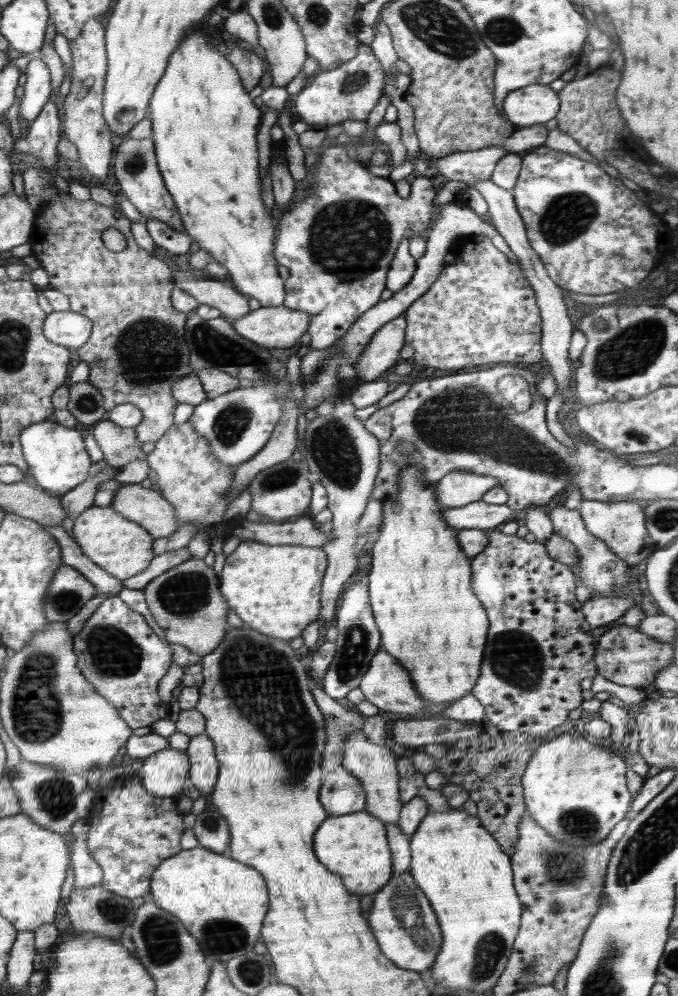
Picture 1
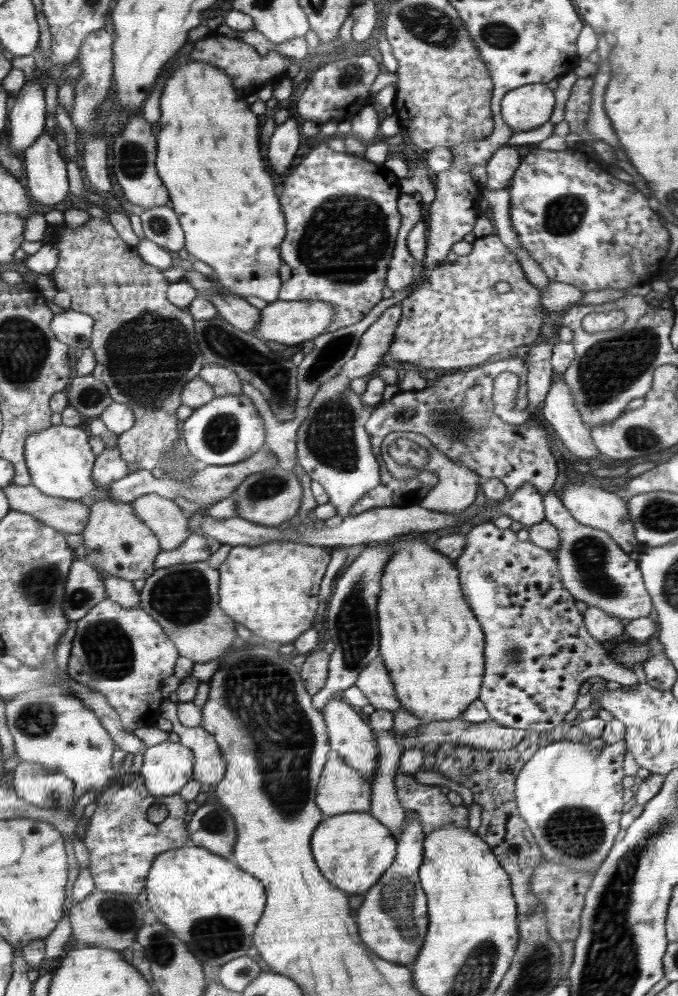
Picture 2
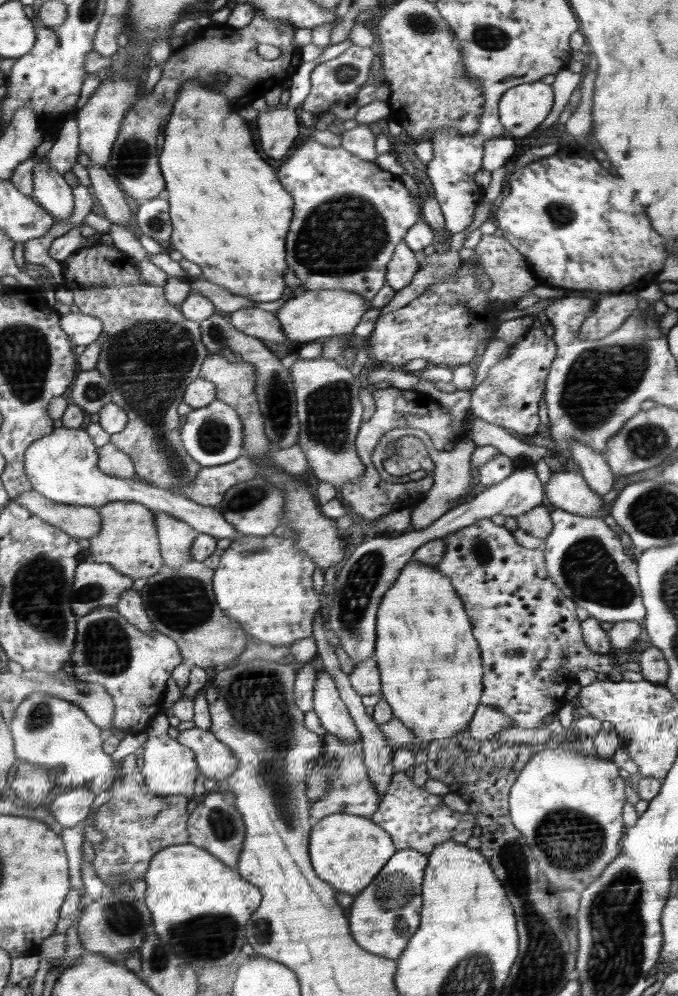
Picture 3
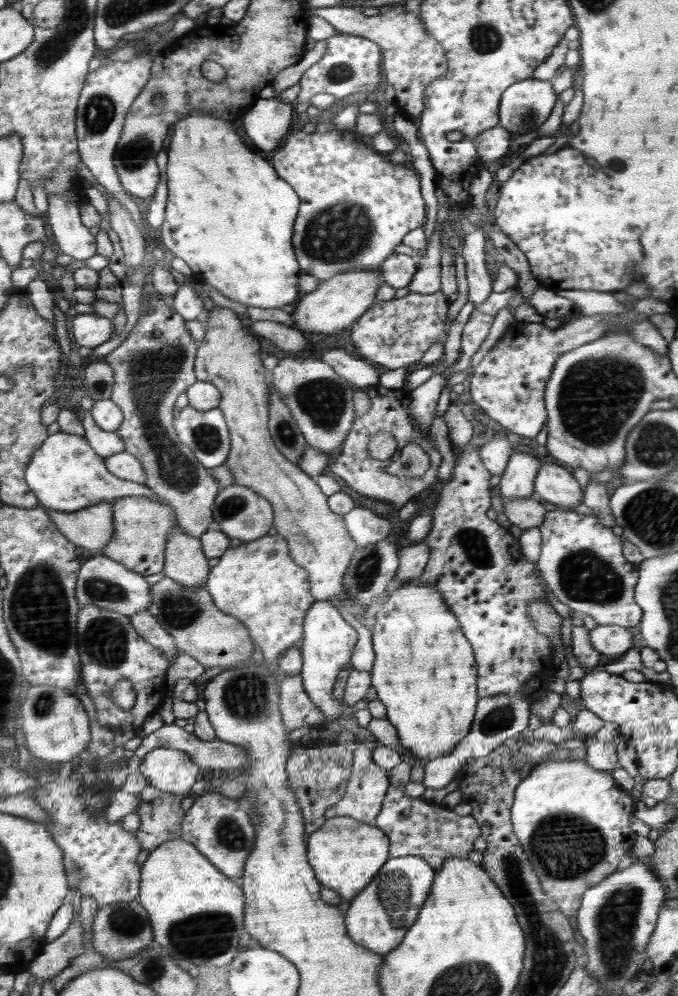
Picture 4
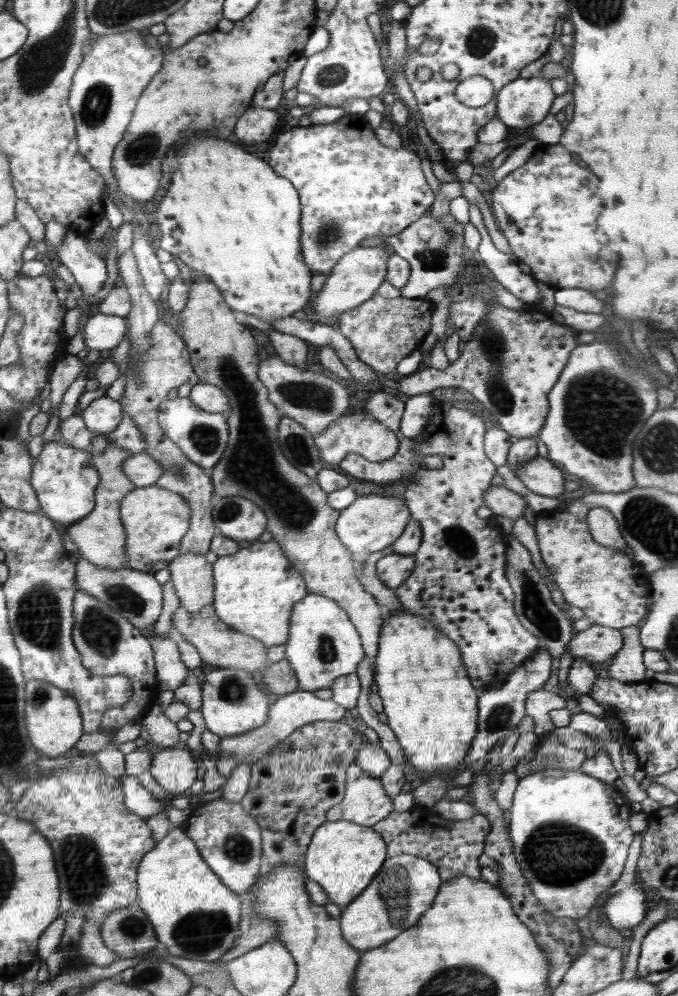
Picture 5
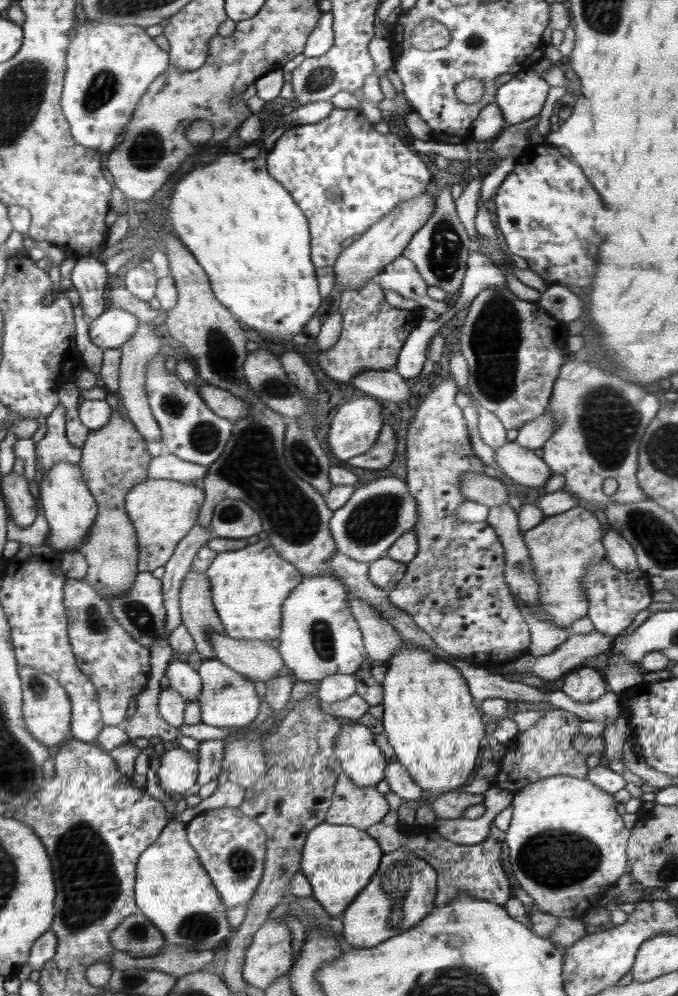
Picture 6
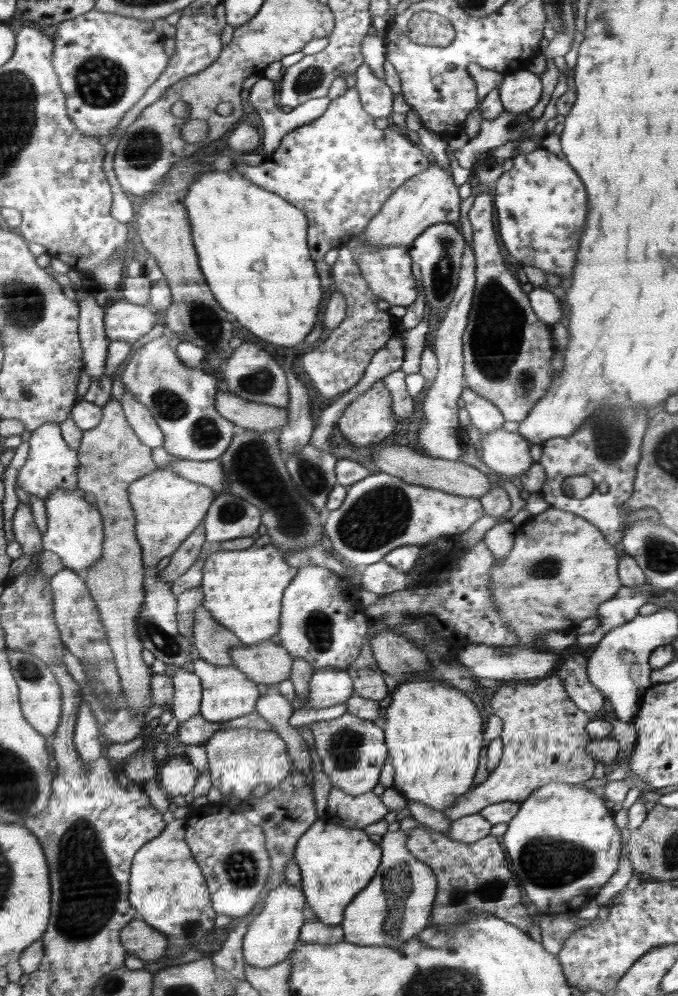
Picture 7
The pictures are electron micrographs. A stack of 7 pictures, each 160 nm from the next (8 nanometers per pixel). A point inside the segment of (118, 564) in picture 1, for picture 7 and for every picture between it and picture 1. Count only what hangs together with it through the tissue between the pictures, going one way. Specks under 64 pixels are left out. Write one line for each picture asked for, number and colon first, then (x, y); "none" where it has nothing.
2: (121, 544)
3: (129, 540)
4: (143, 527)
5: (155, 519)
6: (163, 511)
7: (168, 507)

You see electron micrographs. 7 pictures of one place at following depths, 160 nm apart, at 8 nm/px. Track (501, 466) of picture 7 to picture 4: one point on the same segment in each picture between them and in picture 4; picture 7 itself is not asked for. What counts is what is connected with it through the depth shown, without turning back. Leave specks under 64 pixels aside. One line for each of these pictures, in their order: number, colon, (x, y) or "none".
4: (556, 486)
5: (542, 476)
6: (523, 466)

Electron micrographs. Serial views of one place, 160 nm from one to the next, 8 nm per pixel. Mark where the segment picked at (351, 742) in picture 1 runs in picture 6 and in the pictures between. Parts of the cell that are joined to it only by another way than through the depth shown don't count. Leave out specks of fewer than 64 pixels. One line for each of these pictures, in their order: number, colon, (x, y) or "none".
2: (352, 738)
3: (334, 715)
4: (328, 641)
5: (323, 644)
6: (321, 637)

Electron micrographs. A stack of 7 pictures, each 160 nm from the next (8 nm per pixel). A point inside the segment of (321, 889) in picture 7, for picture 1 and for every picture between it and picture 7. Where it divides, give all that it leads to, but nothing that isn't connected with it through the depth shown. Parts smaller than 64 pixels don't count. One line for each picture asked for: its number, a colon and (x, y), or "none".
1: (355, 846)
2: (353, 849)
3: (349, 850)
4: (345, 853)
5: (343, 857)
6: (338, 860)

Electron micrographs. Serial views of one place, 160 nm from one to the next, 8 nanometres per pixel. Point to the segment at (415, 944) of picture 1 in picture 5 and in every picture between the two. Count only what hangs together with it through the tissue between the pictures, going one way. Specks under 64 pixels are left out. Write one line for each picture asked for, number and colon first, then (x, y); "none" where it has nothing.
2: (393, 917)
3: (393, 907)
4: (380, 919)
5: (401, 894)

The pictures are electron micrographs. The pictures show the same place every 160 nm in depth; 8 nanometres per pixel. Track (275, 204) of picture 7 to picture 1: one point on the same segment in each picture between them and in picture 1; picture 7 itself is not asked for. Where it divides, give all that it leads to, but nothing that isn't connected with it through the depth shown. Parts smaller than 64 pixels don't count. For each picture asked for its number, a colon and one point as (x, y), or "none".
1: (204, 124)
2: (209, 159)
3: (230, 215)
4: (228, 216)
5: (226, 214)
6: (253, 239)

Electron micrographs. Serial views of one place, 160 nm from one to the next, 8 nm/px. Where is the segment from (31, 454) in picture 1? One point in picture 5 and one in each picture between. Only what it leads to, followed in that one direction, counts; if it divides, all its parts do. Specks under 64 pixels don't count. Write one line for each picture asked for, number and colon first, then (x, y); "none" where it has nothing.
2: (61, 462)
3: (64, 467)
4: (68, 475)
5: (66, 477)

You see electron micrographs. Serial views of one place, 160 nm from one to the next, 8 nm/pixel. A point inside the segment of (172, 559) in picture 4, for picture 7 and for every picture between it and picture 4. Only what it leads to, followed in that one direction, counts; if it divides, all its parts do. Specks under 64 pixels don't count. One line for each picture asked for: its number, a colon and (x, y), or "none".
5: (193, 577)
6: (199, 616)
7: (214, 642)

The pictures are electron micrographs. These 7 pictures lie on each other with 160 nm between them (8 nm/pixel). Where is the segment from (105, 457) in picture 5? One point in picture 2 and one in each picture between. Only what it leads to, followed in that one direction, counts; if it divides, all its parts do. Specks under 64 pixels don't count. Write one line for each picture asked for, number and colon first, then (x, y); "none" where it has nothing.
2: (68, 516)
3: (79, 521)
4: (93, 528)

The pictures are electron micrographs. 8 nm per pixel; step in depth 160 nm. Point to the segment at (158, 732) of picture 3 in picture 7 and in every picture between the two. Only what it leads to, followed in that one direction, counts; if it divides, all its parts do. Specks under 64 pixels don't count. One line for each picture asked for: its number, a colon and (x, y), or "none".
4: (171, 770)
5: (174, 769)
6: (177, 772)
7: (177, 776)

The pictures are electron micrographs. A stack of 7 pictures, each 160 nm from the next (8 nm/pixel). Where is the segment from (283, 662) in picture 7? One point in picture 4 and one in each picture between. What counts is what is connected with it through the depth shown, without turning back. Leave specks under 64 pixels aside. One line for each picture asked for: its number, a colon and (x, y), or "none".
4: (210, 636)
5: (221, 646)
6: (257, 660)

